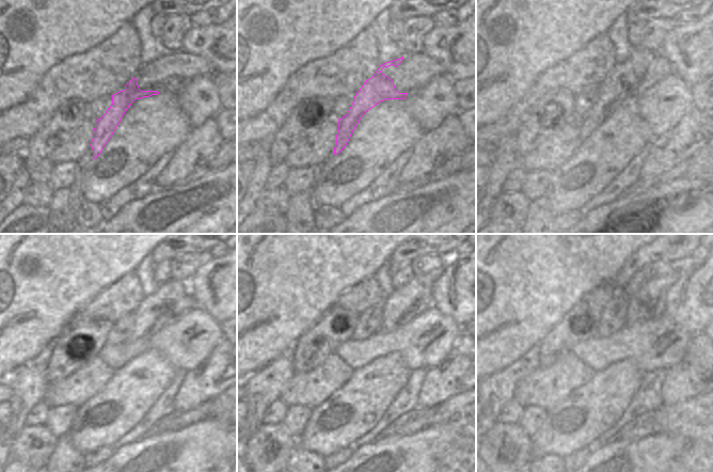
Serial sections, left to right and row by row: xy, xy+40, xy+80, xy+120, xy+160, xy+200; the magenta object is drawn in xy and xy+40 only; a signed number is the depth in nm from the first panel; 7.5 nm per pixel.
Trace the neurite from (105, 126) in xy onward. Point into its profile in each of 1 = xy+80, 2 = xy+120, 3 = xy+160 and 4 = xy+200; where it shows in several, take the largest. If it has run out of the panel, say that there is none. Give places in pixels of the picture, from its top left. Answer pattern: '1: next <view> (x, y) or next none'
1: next xy+80 (616, 88)
2: next xy+120 (174, 297)
3: next xy+160 (412, 299)
4: next xy+200 (650, 300)

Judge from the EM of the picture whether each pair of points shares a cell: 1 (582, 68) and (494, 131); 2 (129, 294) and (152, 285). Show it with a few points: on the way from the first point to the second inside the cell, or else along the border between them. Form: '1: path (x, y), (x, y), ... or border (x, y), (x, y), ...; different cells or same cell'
1: path (560, 77), (547, 82), (516, 113); same cell
2: border (133, 271), (144, 295); different cells

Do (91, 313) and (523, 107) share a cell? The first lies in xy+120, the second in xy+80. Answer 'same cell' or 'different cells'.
same cell

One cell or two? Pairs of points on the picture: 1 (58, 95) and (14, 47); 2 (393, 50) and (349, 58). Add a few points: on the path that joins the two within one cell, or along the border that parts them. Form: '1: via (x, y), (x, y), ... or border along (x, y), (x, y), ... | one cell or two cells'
1: border along (60, 61), (44, 75), (27, 98) | two cells
2: border along (369, 29), (376, 38), (379, 64) | two cells

